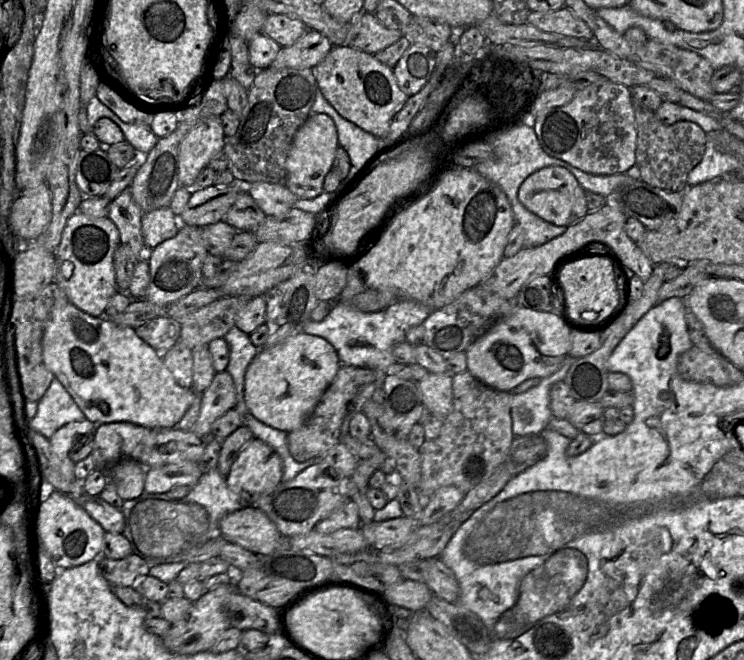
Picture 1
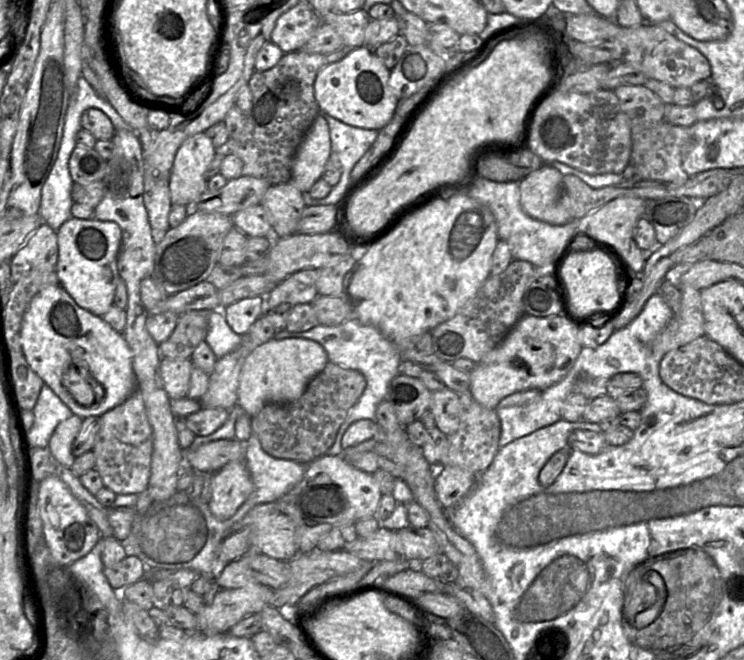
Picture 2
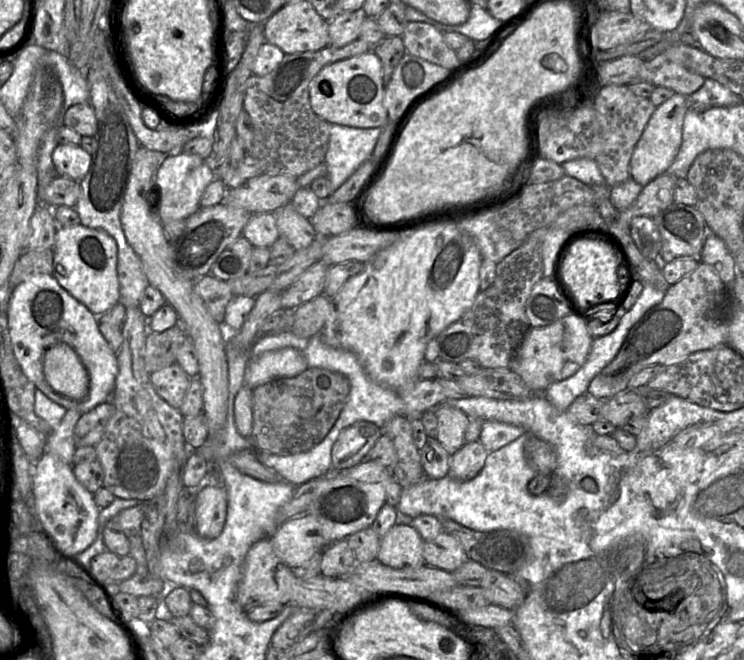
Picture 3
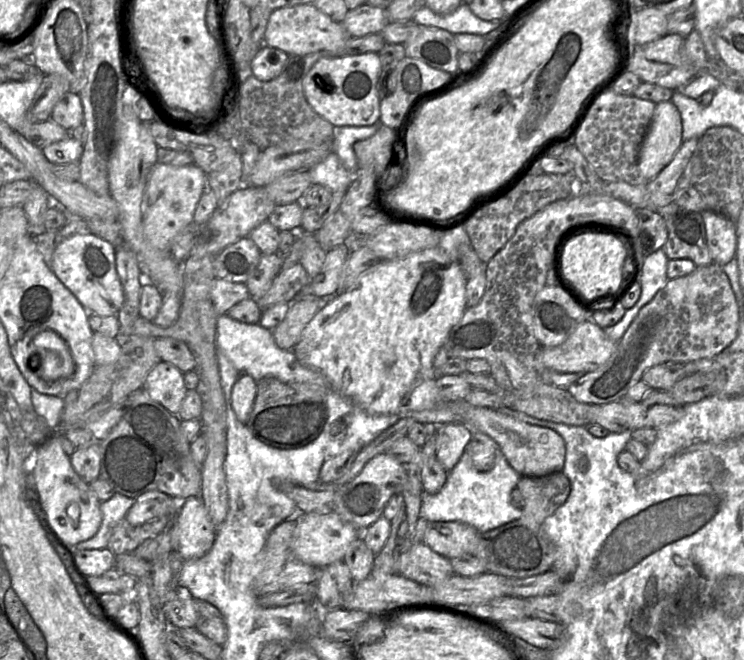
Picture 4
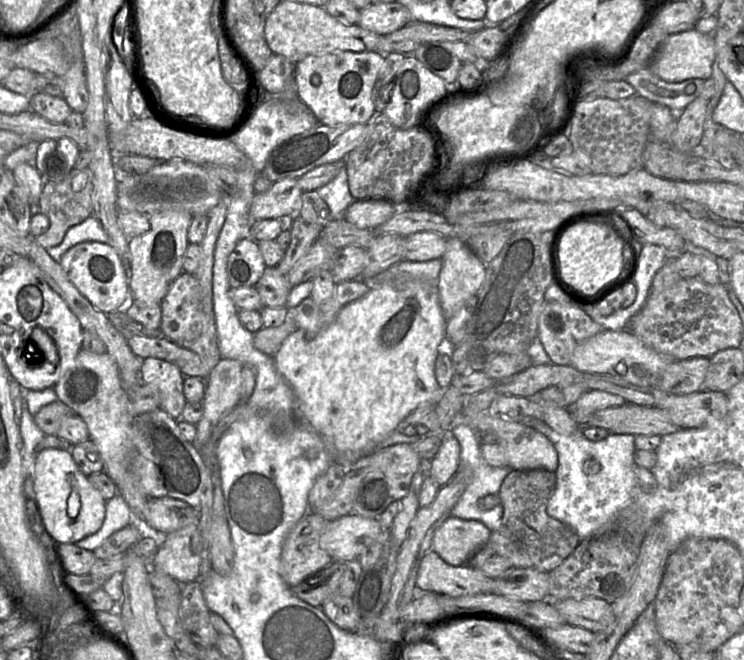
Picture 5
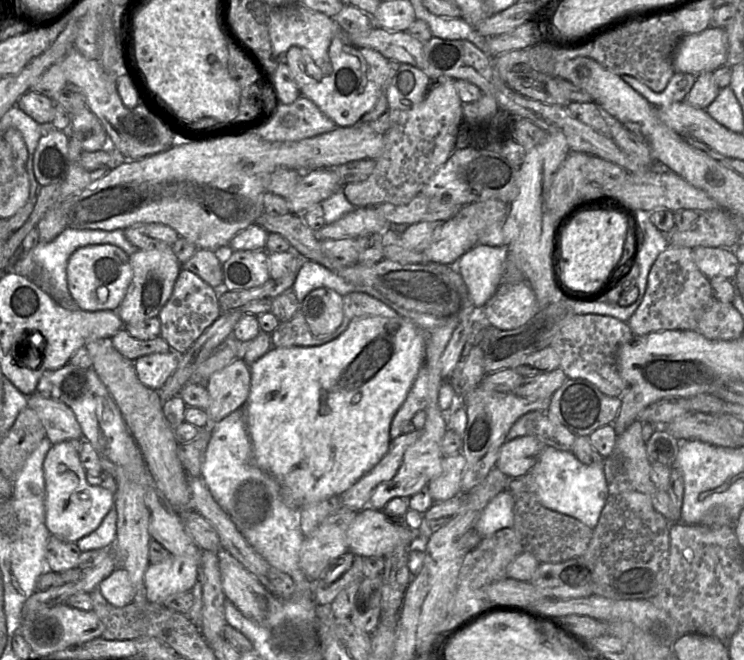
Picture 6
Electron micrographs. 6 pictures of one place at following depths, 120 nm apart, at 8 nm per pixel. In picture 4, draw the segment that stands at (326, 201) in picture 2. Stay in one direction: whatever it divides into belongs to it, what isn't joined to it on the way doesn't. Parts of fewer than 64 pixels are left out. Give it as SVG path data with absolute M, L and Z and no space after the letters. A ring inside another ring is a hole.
M378 124L372 126L334 126L332 151L338 155L344 167L350 172L357 171L354 145L373 136Z

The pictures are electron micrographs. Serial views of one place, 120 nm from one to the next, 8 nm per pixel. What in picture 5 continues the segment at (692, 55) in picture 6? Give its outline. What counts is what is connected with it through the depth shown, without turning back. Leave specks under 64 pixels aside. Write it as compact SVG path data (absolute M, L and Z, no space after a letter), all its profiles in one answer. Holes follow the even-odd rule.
M693 28L667 36L656 50L650 63L650 70L658 78L670 83L679 83L689 79L707 80L711 78L715 57L716 48L713 36L701 34Z

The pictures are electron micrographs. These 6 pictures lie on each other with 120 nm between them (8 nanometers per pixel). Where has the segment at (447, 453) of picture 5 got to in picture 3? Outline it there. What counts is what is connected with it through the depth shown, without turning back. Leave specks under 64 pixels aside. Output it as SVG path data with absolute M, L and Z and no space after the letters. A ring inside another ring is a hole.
M440 404L436 411L438 434L436 439L450 456L465 444L465 432L470 418L460 409Z

